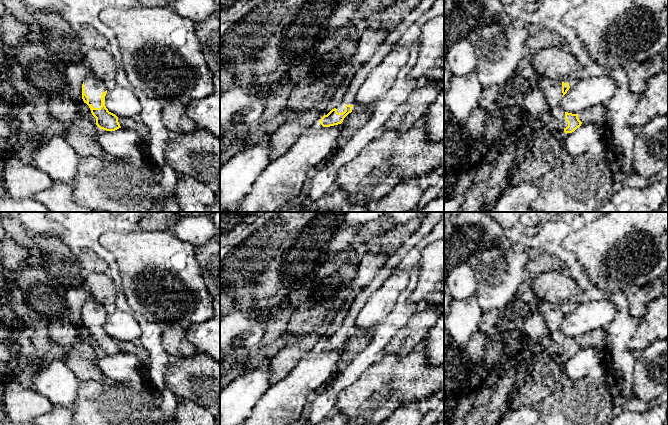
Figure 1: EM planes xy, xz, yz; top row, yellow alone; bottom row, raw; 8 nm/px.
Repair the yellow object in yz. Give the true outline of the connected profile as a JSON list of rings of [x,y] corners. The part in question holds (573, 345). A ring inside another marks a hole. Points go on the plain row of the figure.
[[[540,301],[537,312],[544,316],[549,331],[548,333],[566,358],[574,356],[581,350],[582,346],[579,344],[578,338],[565,336],[561,332],[562,321],[570,312],[569,307],[548,301]]]

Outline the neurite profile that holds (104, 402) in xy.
[[[144,376],[119,382],[104,377],[102,380],[79,381],[78,398],[73,407],[75,425],[166,425],[168,422],[154,403],[156,391]]]

